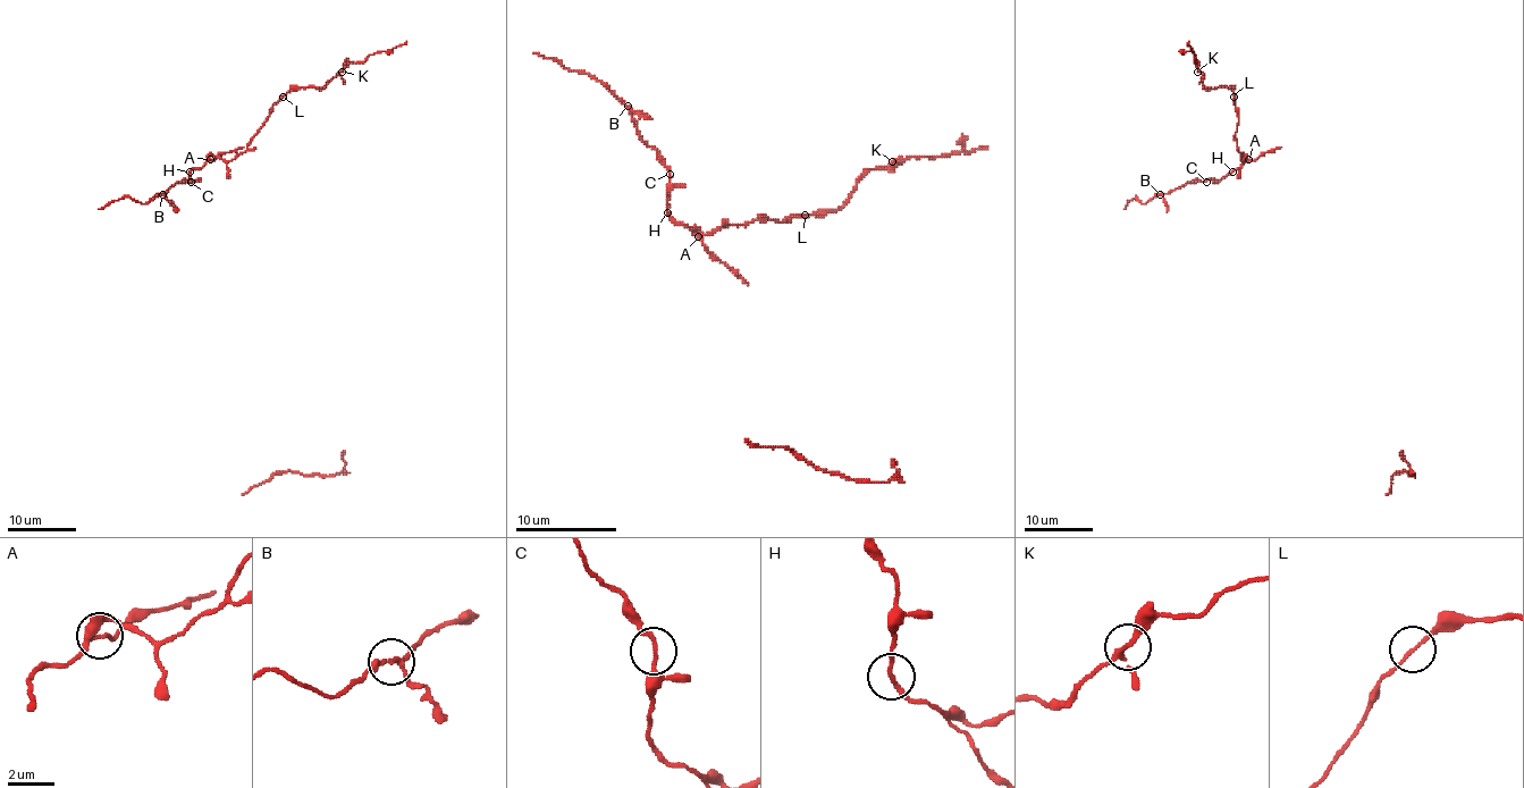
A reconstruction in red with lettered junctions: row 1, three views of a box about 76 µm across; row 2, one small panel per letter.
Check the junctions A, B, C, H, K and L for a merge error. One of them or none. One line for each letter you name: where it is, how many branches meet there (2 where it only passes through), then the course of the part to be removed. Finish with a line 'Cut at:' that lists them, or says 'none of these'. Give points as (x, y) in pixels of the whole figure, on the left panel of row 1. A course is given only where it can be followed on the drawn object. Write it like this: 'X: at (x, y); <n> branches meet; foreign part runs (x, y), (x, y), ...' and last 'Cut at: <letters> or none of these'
Cut at: none of these

